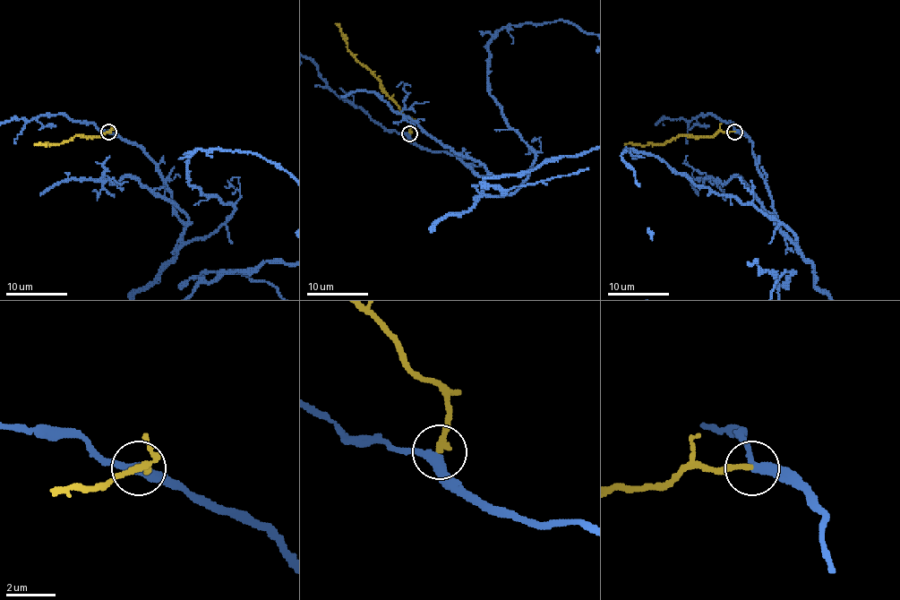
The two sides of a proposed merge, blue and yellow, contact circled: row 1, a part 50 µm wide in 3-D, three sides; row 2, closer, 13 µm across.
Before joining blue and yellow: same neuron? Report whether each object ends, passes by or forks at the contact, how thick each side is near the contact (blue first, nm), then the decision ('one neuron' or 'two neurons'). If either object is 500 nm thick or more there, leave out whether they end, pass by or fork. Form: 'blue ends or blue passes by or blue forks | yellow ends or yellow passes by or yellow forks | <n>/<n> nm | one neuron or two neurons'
blue passes by | yellow ends | 340/240 nm | one neuron

